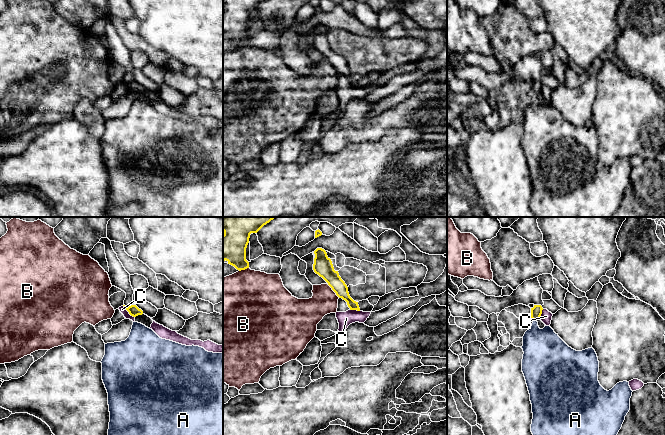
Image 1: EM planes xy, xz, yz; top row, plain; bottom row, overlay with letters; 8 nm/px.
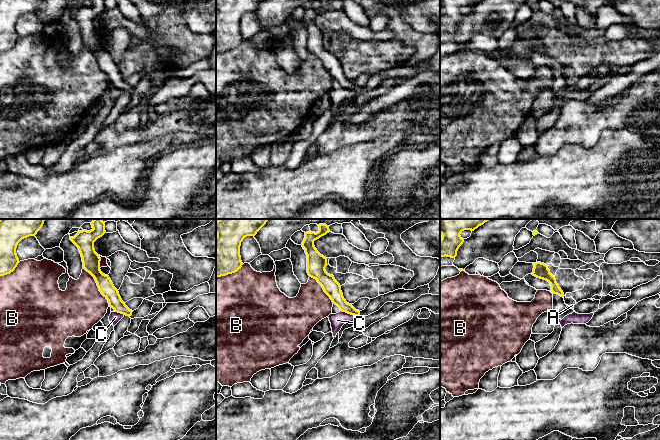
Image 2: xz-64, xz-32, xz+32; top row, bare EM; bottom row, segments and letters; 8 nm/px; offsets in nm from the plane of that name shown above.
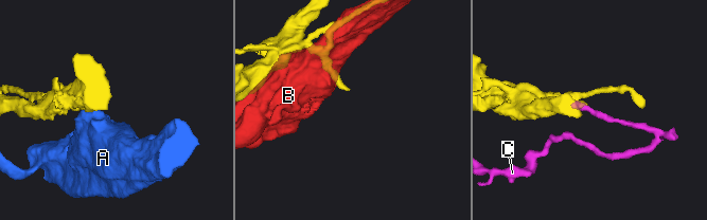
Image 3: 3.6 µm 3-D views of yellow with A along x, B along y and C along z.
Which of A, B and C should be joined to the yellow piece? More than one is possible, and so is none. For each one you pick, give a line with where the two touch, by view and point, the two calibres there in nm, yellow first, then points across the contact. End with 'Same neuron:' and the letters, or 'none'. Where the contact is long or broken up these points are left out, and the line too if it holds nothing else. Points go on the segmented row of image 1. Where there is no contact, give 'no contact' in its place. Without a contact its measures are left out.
Same neuron: none

